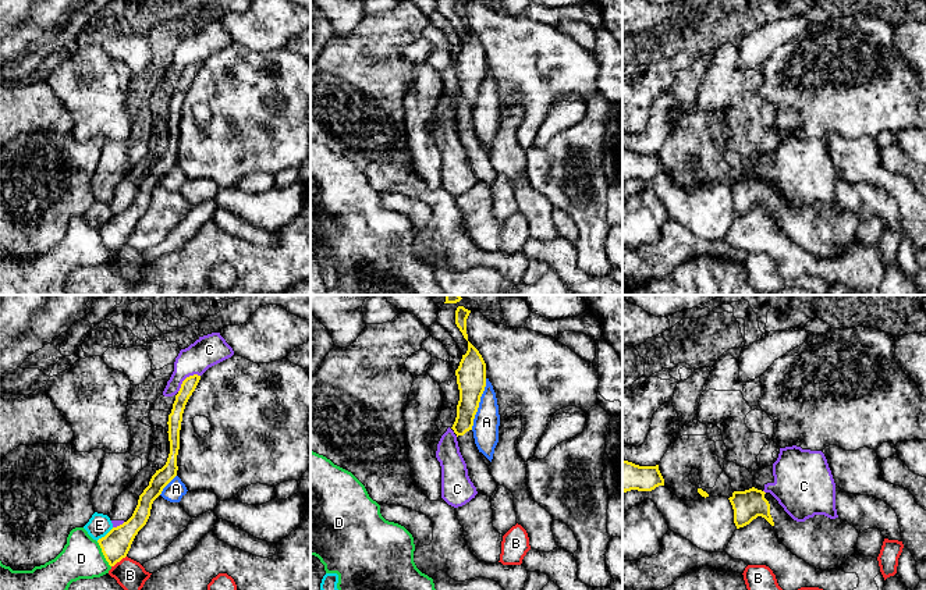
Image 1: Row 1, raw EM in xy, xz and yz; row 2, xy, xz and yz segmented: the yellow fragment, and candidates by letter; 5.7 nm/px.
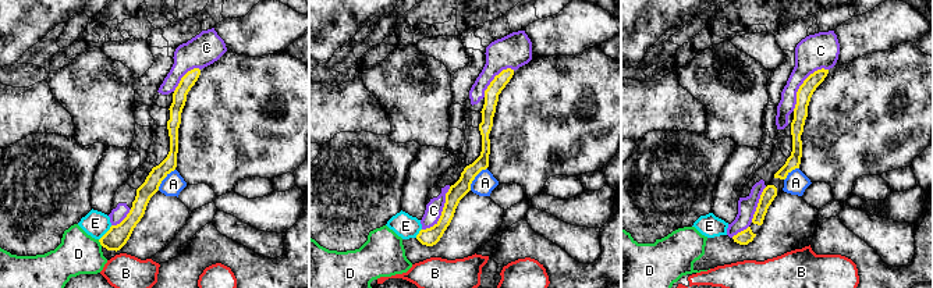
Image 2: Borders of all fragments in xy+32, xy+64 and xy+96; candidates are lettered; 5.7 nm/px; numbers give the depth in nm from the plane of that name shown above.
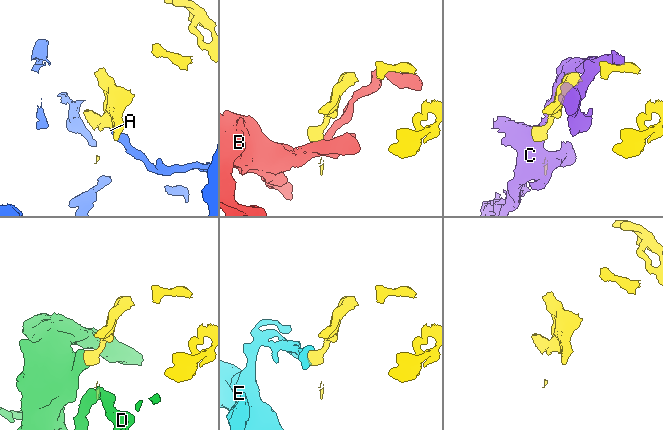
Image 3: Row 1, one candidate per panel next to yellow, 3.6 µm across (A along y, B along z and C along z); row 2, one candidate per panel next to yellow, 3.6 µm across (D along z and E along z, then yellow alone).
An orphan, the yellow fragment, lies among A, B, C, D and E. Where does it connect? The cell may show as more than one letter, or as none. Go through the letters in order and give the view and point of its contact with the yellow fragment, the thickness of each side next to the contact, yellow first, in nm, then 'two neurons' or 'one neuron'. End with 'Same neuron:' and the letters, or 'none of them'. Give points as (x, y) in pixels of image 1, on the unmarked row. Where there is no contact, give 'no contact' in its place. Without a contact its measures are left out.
A: xz (478, 92) | 180/150 nm | two neurons
B: xy (119, 249) | 160/170 nm | two neurons
C: xy (185, 67) | 90/180 nm | two neurons
D: xy (103, 242) | 160/240 nm | two neurons
E: xy (106, 223) | 160/140 nm | two neurons
Same neuron: none of them

